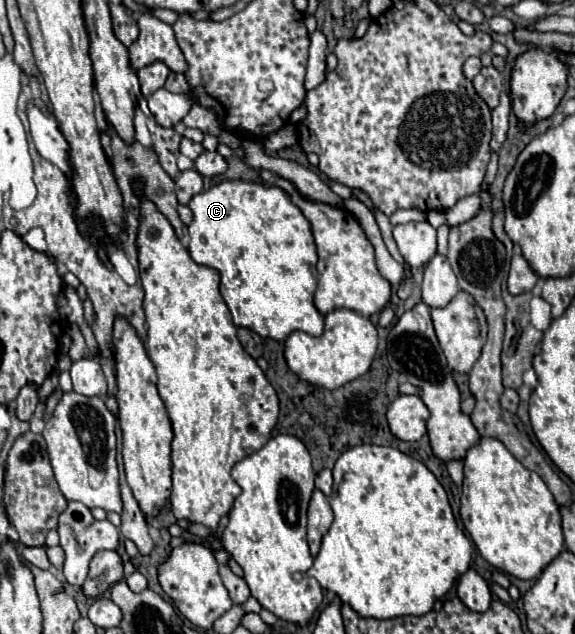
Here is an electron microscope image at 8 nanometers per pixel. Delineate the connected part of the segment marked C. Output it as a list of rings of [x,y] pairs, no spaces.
[[[228,179],[204,193],[190,199],[188,207],[194,213],[188,225],[192,259],[200,265],[208,265],[220,271],[220,291],[234,317],[236,327],[246,327],[260,337],[276,341],[286,339],[292,331],[304,331],[314,337],[322,335],[324,315],[314,307],[314,291],[318,283],[318,255],[312,229],[302,211],[292,203],[290,195],[280,187],[264,187],[264,183],[252,183],[242,179]]]

